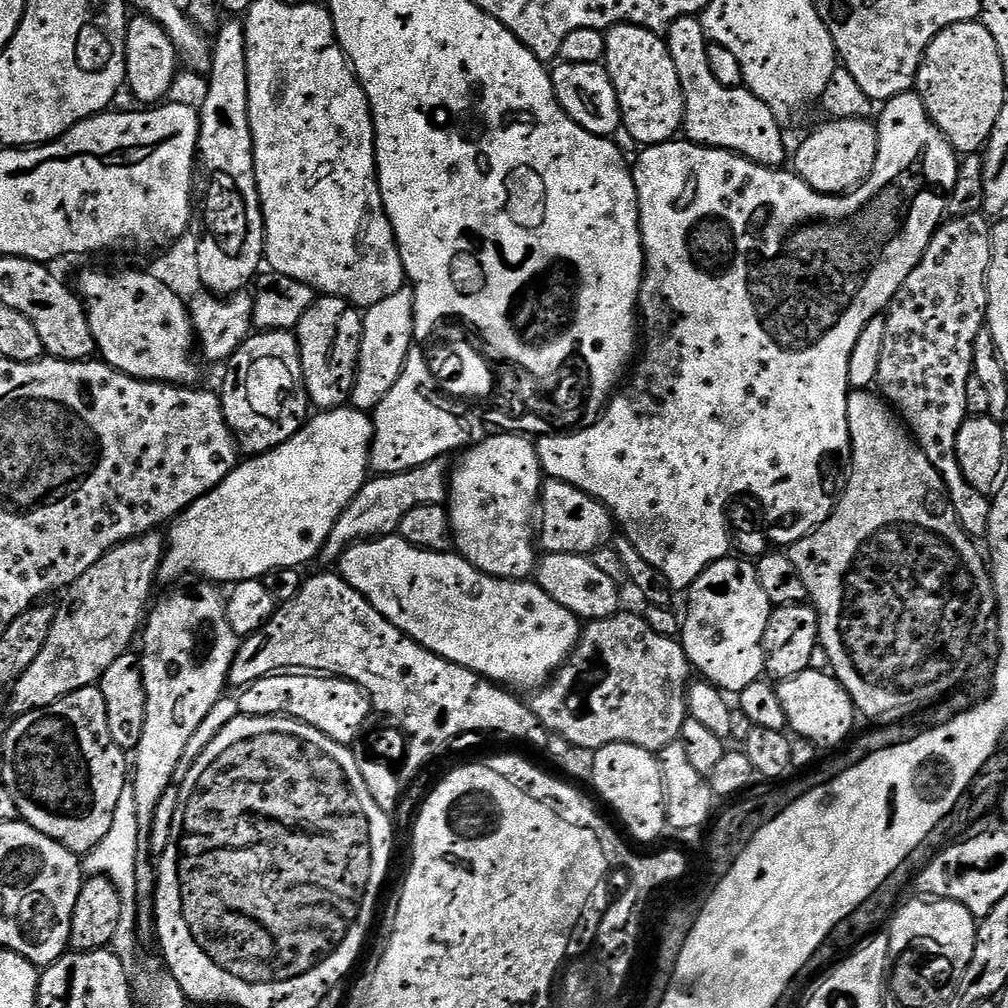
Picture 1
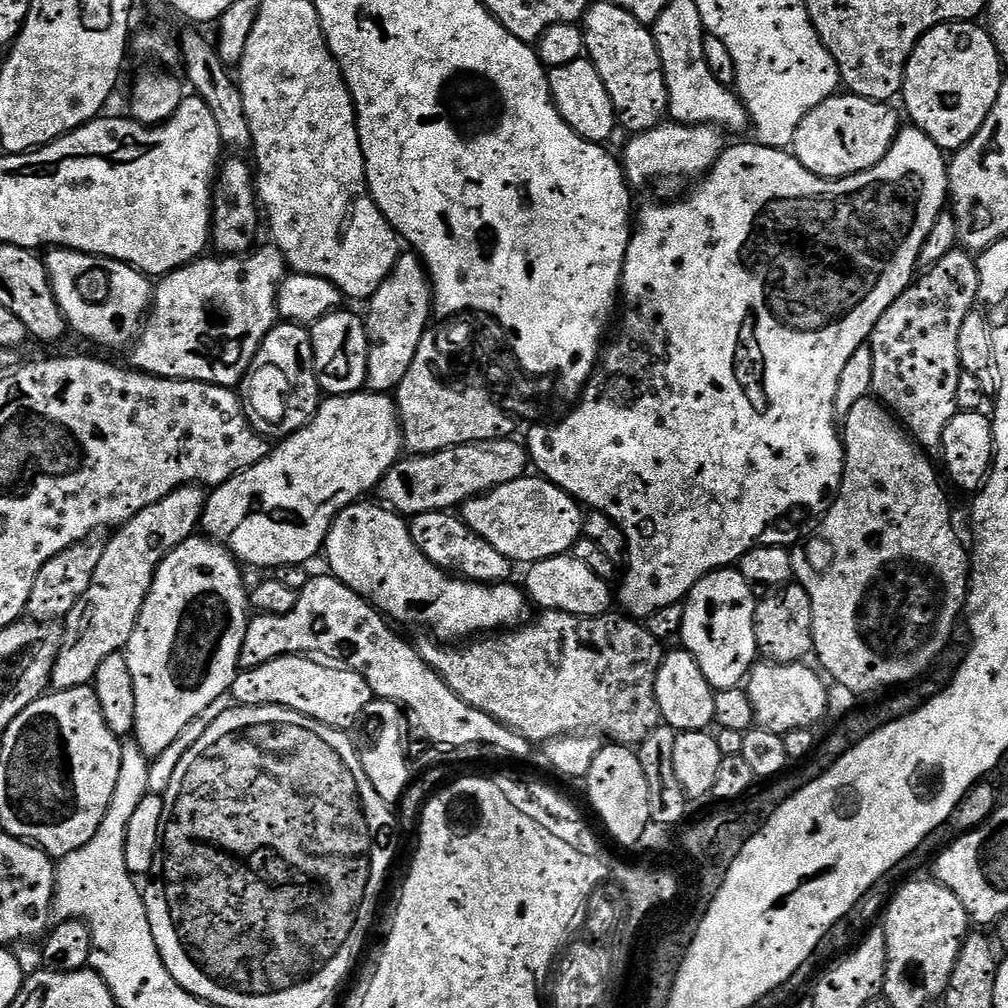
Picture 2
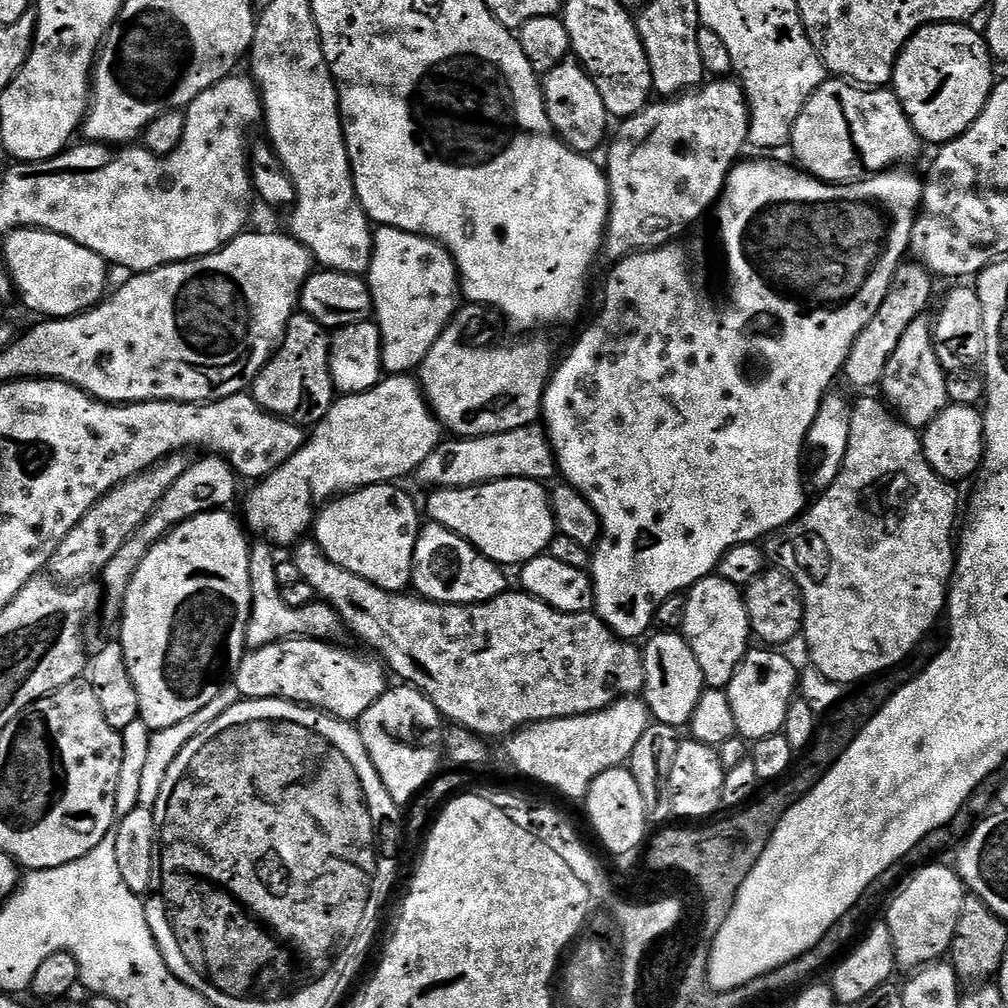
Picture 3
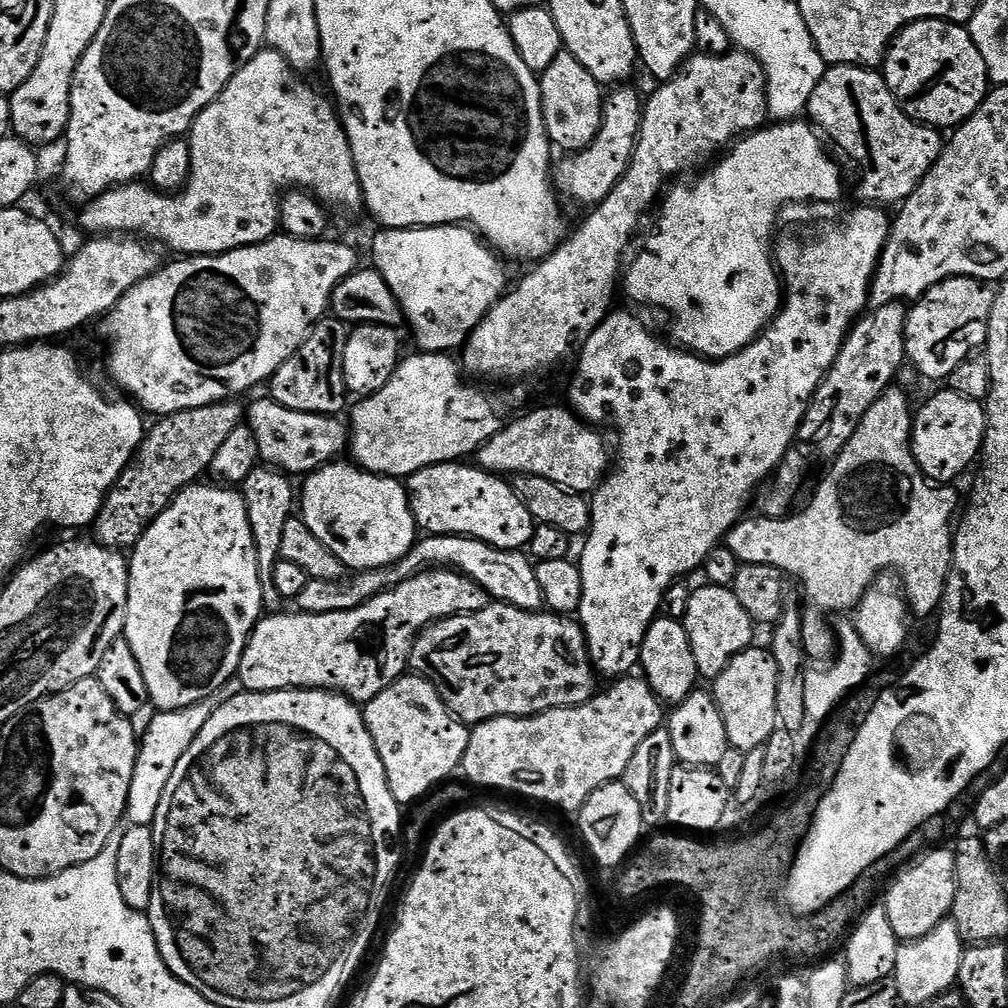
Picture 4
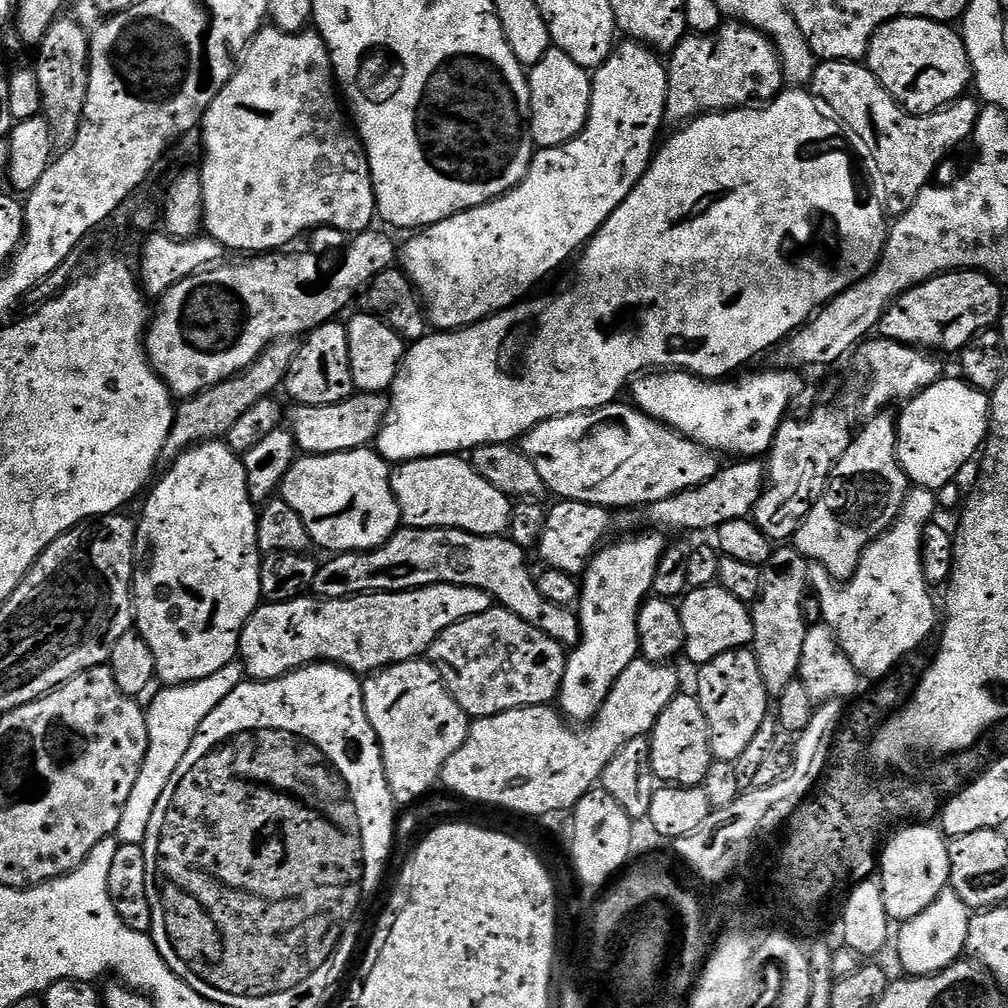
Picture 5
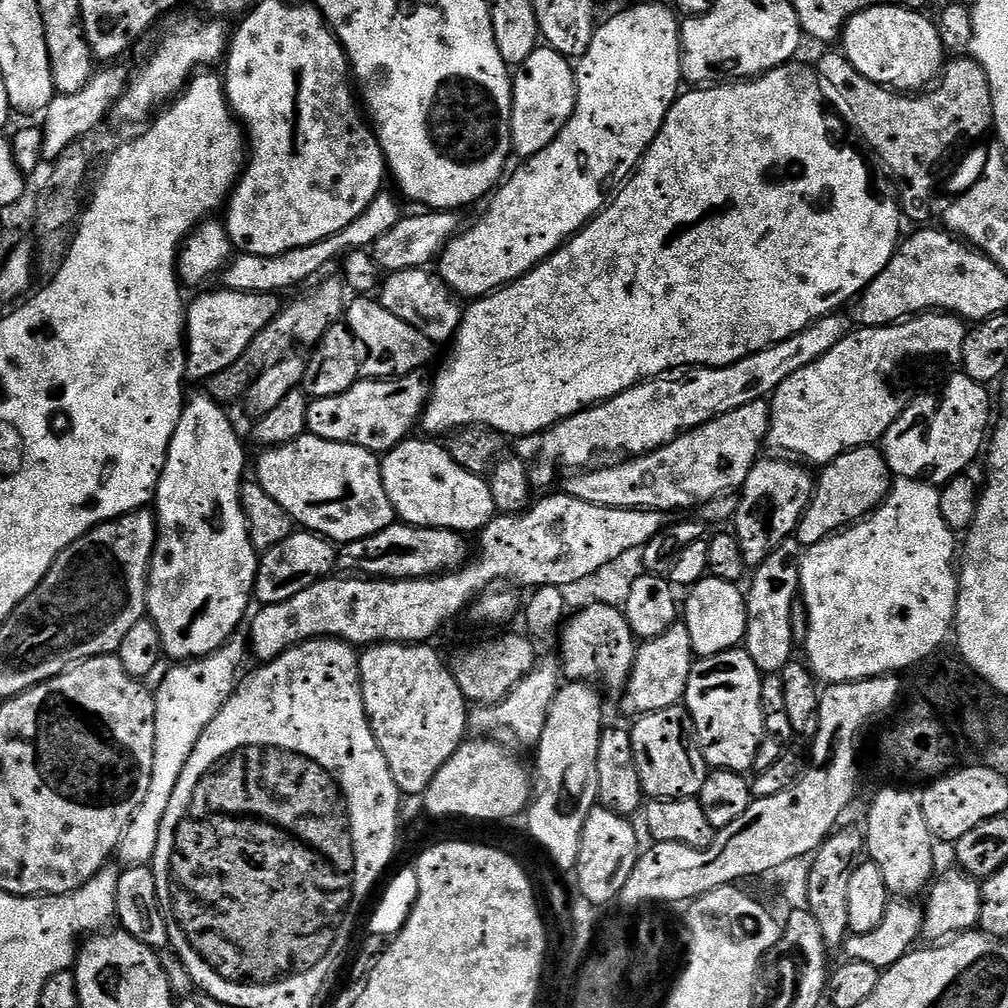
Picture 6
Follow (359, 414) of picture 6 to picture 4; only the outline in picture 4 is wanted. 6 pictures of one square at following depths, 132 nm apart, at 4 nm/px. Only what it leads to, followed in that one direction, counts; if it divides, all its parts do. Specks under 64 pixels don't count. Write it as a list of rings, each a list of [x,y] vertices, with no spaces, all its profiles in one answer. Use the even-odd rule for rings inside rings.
[[[271,398],[256,400],[246,408],[246,424],[254,438],[258,438],[261,461],[292,478],[303,478],[309,472],[333,463],[343,448],[345,451],[350,442],[350,428],[340,419],[339,415],[290,410]]]

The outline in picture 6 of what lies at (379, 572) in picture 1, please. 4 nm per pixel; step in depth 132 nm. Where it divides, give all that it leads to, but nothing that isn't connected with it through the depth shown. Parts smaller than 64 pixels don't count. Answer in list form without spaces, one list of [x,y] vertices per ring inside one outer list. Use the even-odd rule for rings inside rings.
[[[311,434],[259,453],[255,483],[262,486],[301,529],[317,532],[337,545],[370,538],[397,519],[382,486],[381,457],[353,444],[339,444]]]

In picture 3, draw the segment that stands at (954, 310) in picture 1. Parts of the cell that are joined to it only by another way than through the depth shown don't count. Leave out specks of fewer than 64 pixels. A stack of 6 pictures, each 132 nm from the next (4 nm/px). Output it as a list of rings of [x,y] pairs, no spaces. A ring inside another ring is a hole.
[[[921,318],[910,324],[906,334],[902,334],[902,342],[898,342],[897,349],[890,356],[886,364],[884,376],[879,387],[884,388],[883,399],[887,401],[893,412],[910,427],[923,430],[938,413],[948,407],[950,401],[946,394],[946,378],[942,362],[938,358],[936,338],[931,323]]]

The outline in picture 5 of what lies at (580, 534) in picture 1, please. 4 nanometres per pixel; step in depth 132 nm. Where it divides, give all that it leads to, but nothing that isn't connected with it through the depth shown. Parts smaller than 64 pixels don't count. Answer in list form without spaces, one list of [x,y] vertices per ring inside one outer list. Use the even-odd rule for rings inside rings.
[[[453,454],[450,456],[427,456],[421,460],[405,460],[397,463],[391,469],[390,479],[392,489],[394,490],[394,498],[400,507],[401,521],[410,528],[457,528],[463,532],[469,532],[475,536],[502,536],[507,533],[510,526],[510,518],[514,507],[513,501],[506,494],[502,494],[502,490],[494,490],[494,486],[490,486],[490,482],[486,482],[486,478],[482,478],[472,468],[471,463],[467,459],[461,458],[459,455]]]

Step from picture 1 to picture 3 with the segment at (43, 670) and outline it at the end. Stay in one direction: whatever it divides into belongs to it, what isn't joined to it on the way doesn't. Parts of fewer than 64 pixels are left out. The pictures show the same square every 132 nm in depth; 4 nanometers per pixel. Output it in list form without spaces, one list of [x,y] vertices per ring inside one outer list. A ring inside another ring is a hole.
[[[208,454],[203,458],[205,460],[200,460],[197,464],[196,461],[189,463],[186,474],[182,474],[182,478],[178,478],[178,482],[174,482],[174,486],[170,486],[170,490],[166,490],[162,502],[158,502],[158,506],[146,518],[146,522],[104,567],[102,588],[106,593],[106,599],[102,604],[102,616],[105,616],[106,619],[113,620],[113,622],[121,619],[124,599],[128,593],[130,582],[134,578],[138,566],[142,566],[142,558],[146,558],[146,554],[156,543],[164,539],[172,529],[177,528],[182,522],[186,522],[198,514],[227,509],[228,503],[235,498],[236,480],[238,481],[236,469],[228,463],[225,457]]]

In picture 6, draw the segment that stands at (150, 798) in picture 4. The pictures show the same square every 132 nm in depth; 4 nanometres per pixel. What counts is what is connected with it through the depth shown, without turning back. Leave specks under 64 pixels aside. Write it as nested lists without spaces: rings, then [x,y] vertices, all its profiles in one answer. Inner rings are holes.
[[[237,630],[217,652],[203,656],[200,660],[177,663],[164,676],[160,689],[155,689],[156,721],[154,722],[154,774],[150,774],[150,790],[142,798],[142,806],[134,810],[122,838],[118,842],[114,856],[121,865],[130,868],[142,868],[151,865],[154,850],[158,846],[158,830],[162,830],[162,817],[166,806],[170,806],[170,797],[186,762],[194,750],[205,726],[222,710],[222,706],[236,691],[238,676],[236,671],[240,663],[250,652],[248,637]]]

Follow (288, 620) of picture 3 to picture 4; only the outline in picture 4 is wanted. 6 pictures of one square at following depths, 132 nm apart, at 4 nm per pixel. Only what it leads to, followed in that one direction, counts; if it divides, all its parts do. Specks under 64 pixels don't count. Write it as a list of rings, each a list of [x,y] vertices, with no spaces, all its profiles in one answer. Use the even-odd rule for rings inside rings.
[[[257,466],[244,479],[242,485],[242,495],[250,518],[250,530],[258,554],[264,607],[268,610],[279,609],[282,604],[278,590],[274,590],[274,566],[278,559],[278,549],[282,546],[282,530],[286,527],[286,522],[293,519],[294,505],[298,500],[297,489],[292,489],[291,483],[293,484],[293,481],[285,473],[271,466]]]

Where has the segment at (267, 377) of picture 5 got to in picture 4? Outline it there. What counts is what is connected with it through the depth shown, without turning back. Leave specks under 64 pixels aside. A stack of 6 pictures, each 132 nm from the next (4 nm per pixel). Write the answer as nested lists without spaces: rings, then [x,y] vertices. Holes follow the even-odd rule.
[[[239,399],[219,400],[210,406],[198,406],[187,408],[181,412],[175,412],[169,416],[161,416],[155,422],[156,425],[147,429],[144,443],[136,451],[135,457],[128,469],[118,478],[116,484],[110,489],[104,498],[104,505],[96,515],[94,529],[96,528],[95,543],[117,550],[131,550],[142,538],[142,534],[166,510],[172,505],[172,499],[189,484],[197,483],[203,472],[207,473],[214,462],[214,454],[222,447],[222,442],[234,434],[234,430],[241,427],[246,420],[245,405]]]

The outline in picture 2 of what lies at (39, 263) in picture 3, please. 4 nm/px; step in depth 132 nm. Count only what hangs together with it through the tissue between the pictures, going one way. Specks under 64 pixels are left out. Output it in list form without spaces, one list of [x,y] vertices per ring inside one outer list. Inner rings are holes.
[[[59,246],[53,247],[43,262],[58,306],[73,333],[76,331],[104,348],[127,349],[139,337],[154,295],[153,281],[144,273],[121,260],[72,252]],[[84,296],[96,296],[96,300]]]

